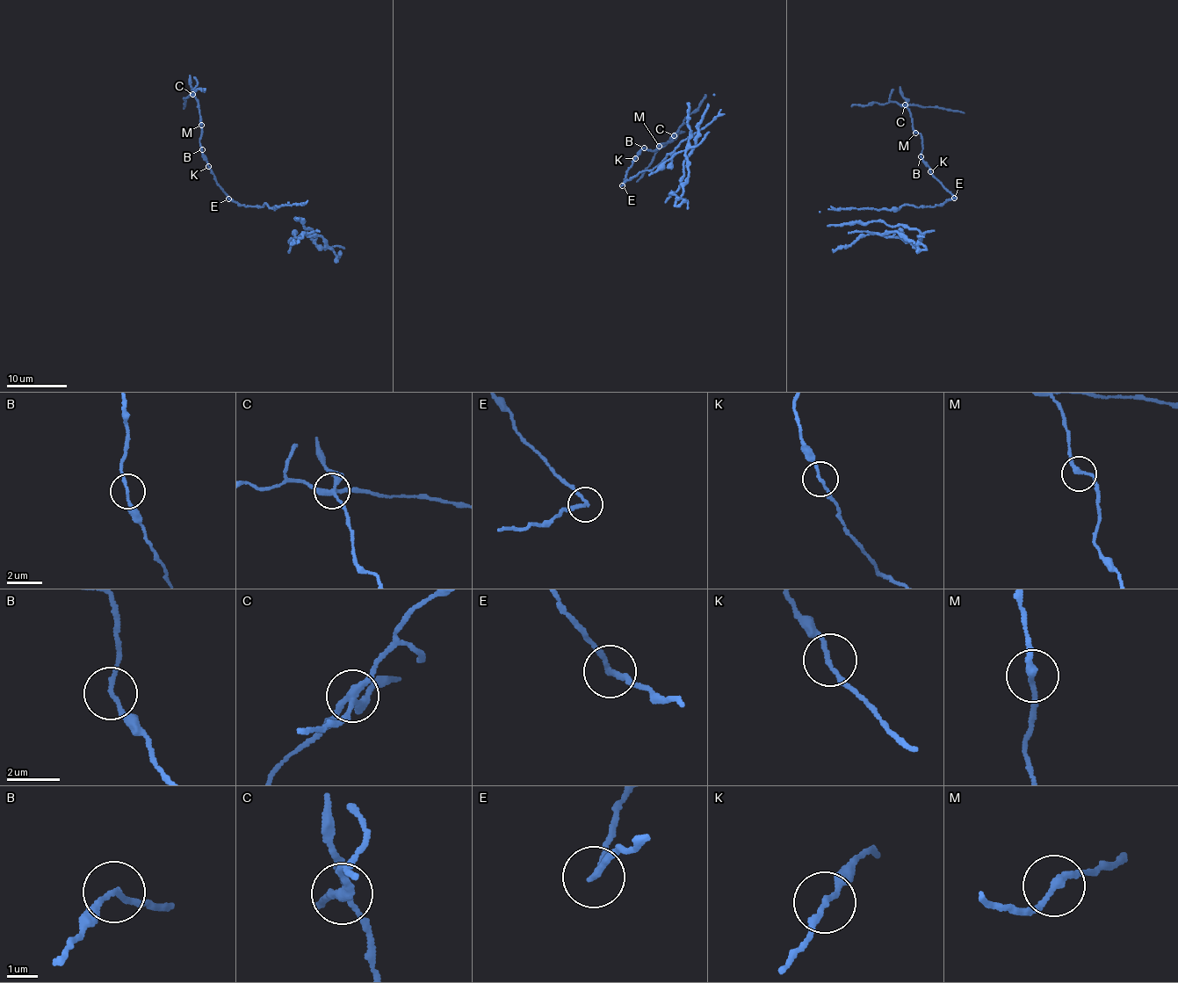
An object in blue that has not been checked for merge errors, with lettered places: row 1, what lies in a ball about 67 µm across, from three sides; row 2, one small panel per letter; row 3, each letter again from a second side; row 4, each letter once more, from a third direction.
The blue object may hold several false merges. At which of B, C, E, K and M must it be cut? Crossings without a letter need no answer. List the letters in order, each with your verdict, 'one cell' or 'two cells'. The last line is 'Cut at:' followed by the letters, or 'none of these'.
B: one cell
C: two cells
E: two cells
K: one cell
M: one cell
Cut at: C, E

